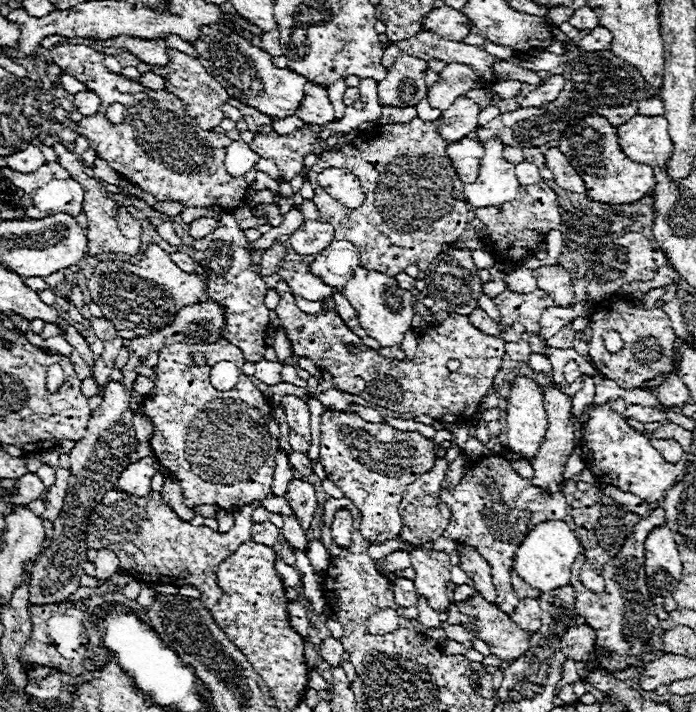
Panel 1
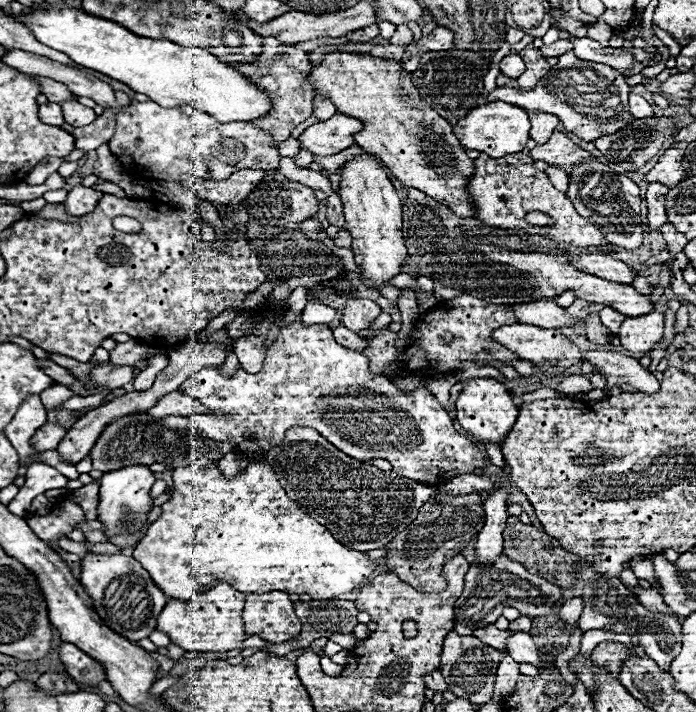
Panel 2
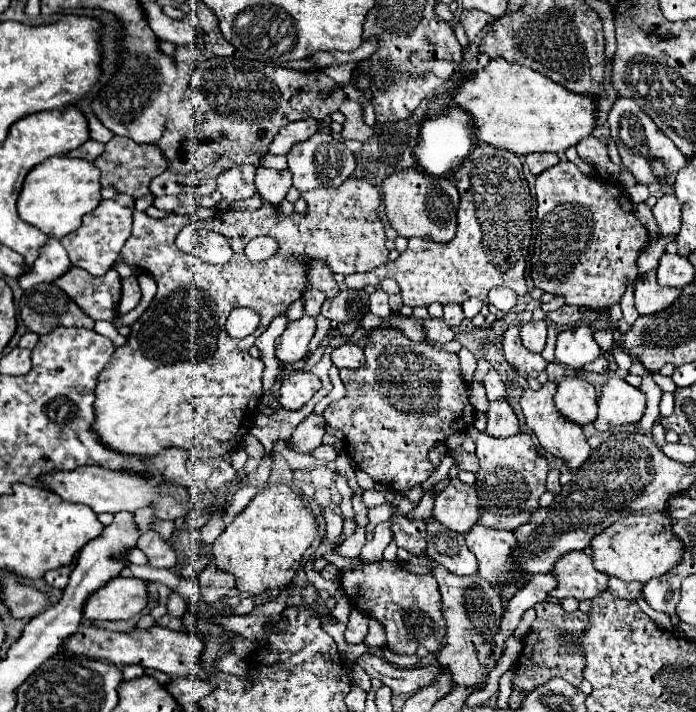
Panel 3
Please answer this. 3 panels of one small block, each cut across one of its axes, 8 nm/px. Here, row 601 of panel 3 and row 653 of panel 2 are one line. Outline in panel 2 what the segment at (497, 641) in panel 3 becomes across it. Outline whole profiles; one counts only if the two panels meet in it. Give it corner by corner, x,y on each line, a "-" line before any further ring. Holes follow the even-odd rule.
528,632
512,634
512,638
508,638
508,646
510,646
510,656
516,662
528,662
528,664
538,666
538,668
554,668
552,662
542,660
544,654

